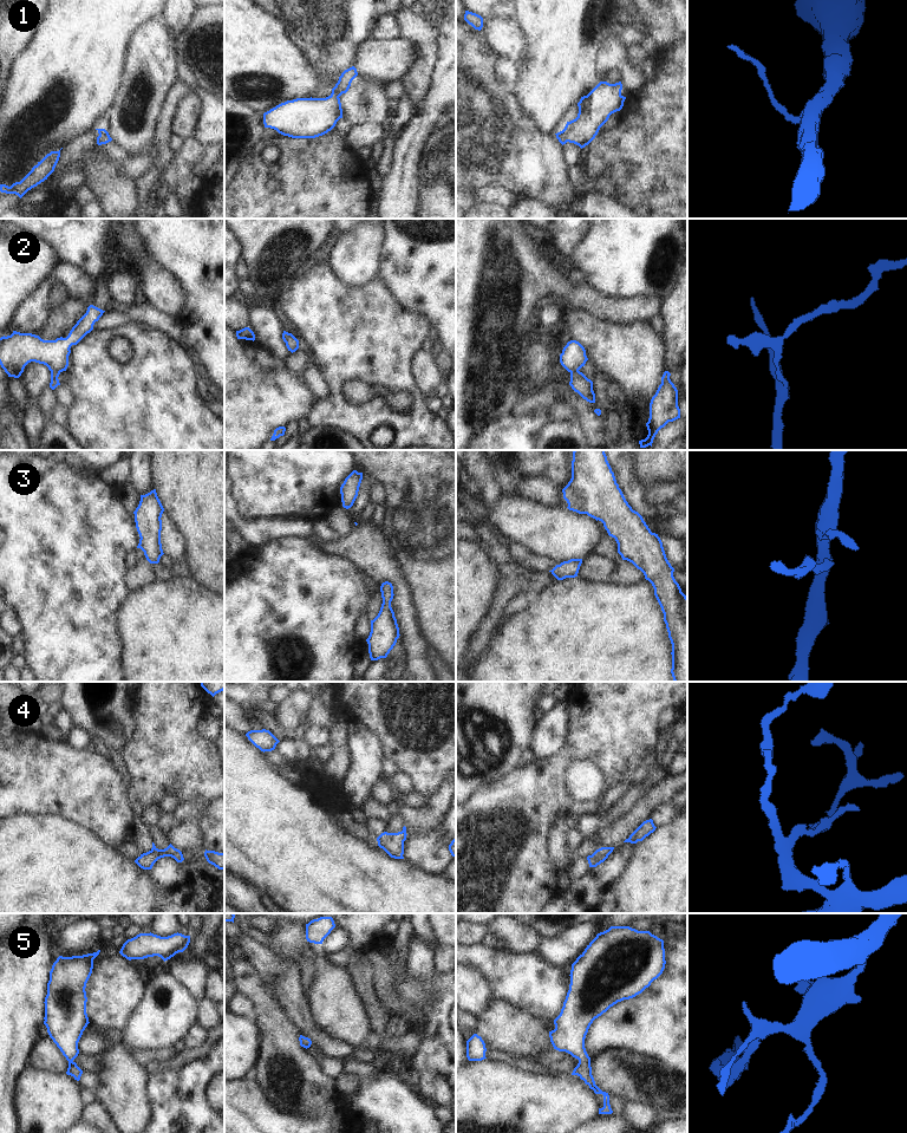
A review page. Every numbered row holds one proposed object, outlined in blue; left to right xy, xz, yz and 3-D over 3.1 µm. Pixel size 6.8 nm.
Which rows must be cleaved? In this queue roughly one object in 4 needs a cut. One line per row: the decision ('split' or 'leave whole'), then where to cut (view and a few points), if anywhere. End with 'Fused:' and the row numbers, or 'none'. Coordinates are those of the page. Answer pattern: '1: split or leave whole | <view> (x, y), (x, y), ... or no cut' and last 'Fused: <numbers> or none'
1: leave whole | no cut
2: leave whole | no cut
3: leave whole | no cut
4: leave whole | no cut
5: leave whole | no cut
Fused: none

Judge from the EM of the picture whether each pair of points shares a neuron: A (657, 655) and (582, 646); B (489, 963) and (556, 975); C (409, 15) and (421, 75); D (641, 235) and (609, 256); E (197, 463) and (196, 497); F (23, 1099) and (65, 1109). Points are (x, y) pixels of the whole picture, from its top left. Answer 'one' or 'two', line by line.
A: one
B: one
C: one
D: one
E: one
F: one

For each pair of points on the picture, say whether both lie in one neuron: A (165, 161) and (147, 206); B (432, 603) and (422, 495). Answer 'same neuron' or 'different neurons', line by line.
A: same neuron
B: same neuron

